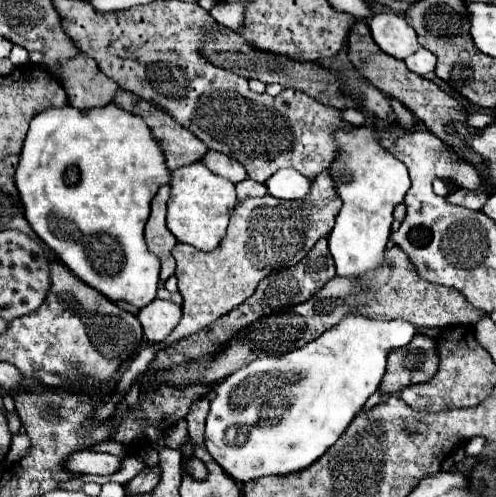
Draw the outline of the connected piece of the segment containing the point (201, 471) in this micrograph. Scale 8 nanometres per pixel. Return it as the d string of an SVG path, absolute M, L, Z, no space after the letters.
M191 456L191 458L185 462L185 466L187 466L187 470L191 472L191 476L193 476L195 480L205 480L205 476L207 476L207 468L205 468L205 464L203 464L199 458Z

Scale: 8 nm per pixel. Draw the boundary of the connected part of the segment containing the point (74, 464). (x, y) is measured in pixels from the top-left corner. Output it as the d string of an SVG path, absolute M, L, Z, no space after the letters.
M95 450L75 452L67 458L67 470L73 474L99 474L111 476L121 470L121 458Z

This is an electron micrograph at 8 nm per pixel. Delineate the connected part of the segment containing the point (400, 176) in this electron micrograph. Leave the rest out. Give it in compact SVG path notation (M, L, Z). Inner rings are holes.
M365 125L354 126L353 132L341 136L341 154L329 170L333 170L337 192L343 200L343 208L329 234L329 250L337 266L337 276L361 280L361 276L383 264L393 224L393 208L403 202L411 186L409 172L403 162L379 146L373 128Z

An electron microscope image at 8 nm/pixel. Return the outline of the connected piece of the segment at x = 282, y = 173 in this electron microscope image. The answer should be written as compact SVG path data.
M283 168L283 170L277 170L277 174L271 176L265 182L265 186L267 186L267 192L275 198L299 200L299 198L305 198L309 194L311 180L305 178L303 174L299 174L297 170Z

